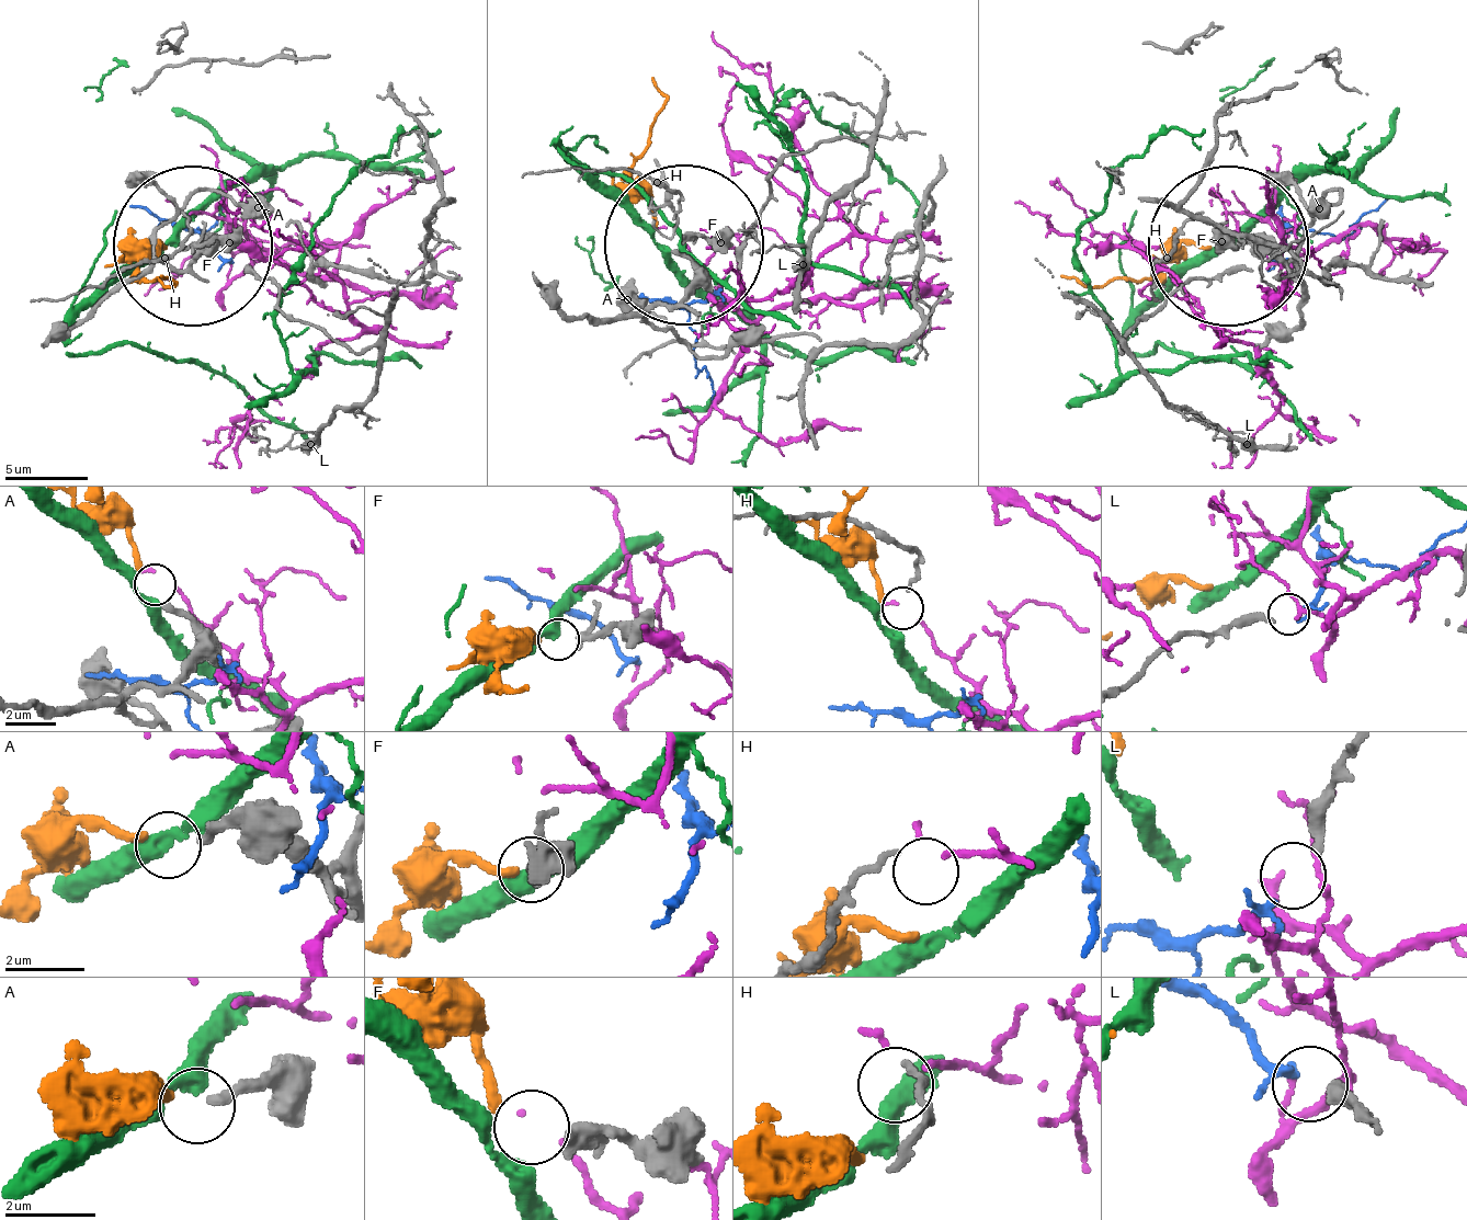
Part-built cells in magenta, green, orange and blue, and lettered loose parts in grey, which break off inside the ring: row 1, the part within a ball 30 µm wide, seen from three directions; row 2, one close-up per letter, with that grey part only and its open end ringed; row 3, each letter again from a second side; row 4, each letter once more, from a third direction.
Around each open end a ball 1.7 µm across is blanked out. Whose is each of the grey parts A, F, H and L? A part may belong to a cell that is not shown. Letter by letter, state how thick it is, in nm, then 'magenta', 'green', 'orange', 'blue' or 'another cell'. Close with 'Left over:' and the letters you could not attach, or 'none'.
A: calibre 260 nm; orange
F: calibre 280 nm; another cell
H: calibre 150 nm; magenta
L: calibre 320 nm; blue
Left over: F

